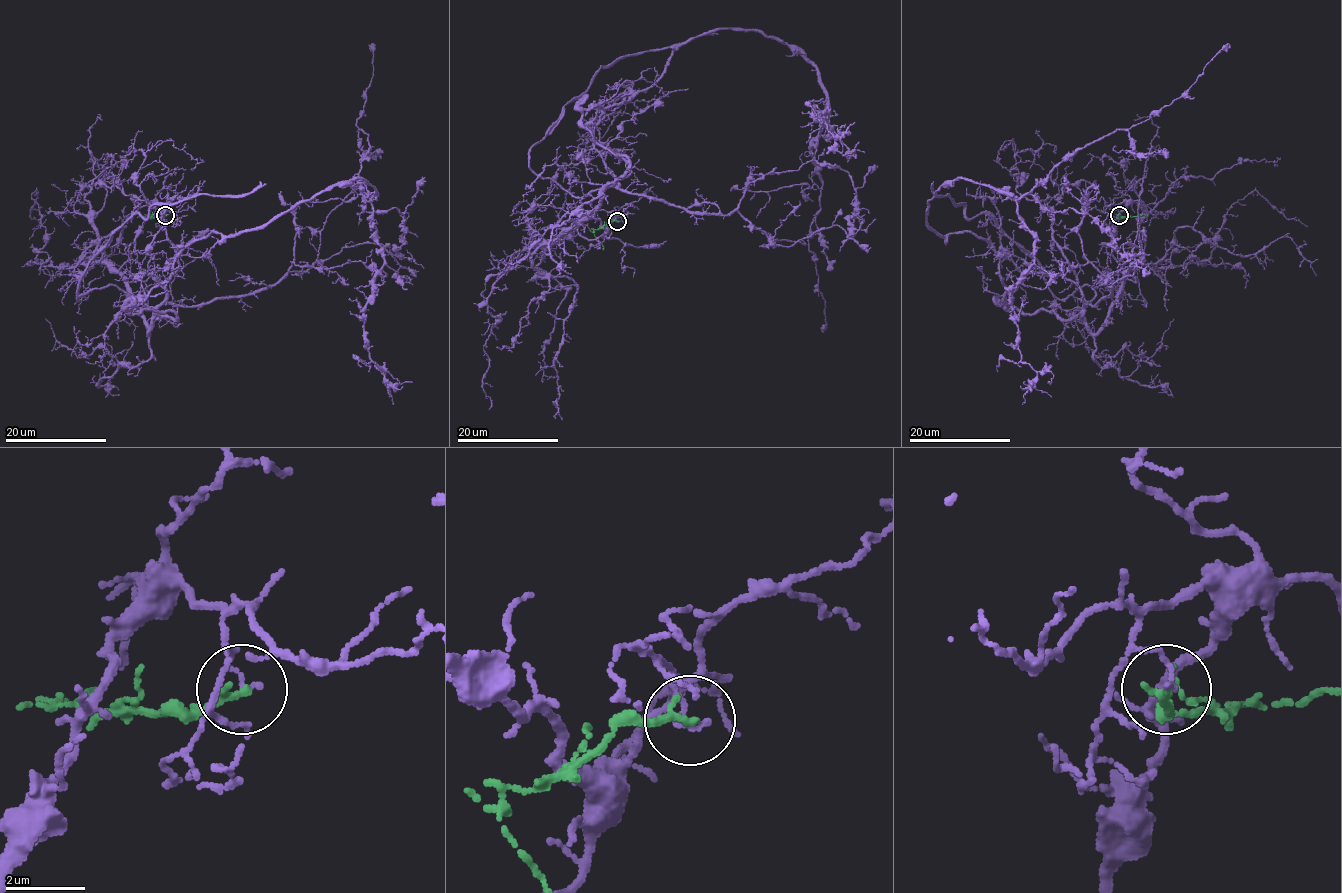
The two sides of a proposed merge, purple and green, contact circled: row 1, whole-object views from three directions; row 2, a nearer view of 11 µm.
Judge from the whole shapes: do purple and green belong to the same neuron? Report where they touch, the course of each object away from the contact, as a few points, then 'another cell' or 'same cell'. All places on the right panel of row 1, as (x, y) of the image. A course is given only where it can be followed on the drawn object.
at (1119, 215); purple runs (1120, 215), (1121, 297), (1093, 333), (1078, 287), (940, 235), (927, 204), (965, 178), (1022, 197), (1230, 44); green runs (1118, 215), (1147, 216); another cell

